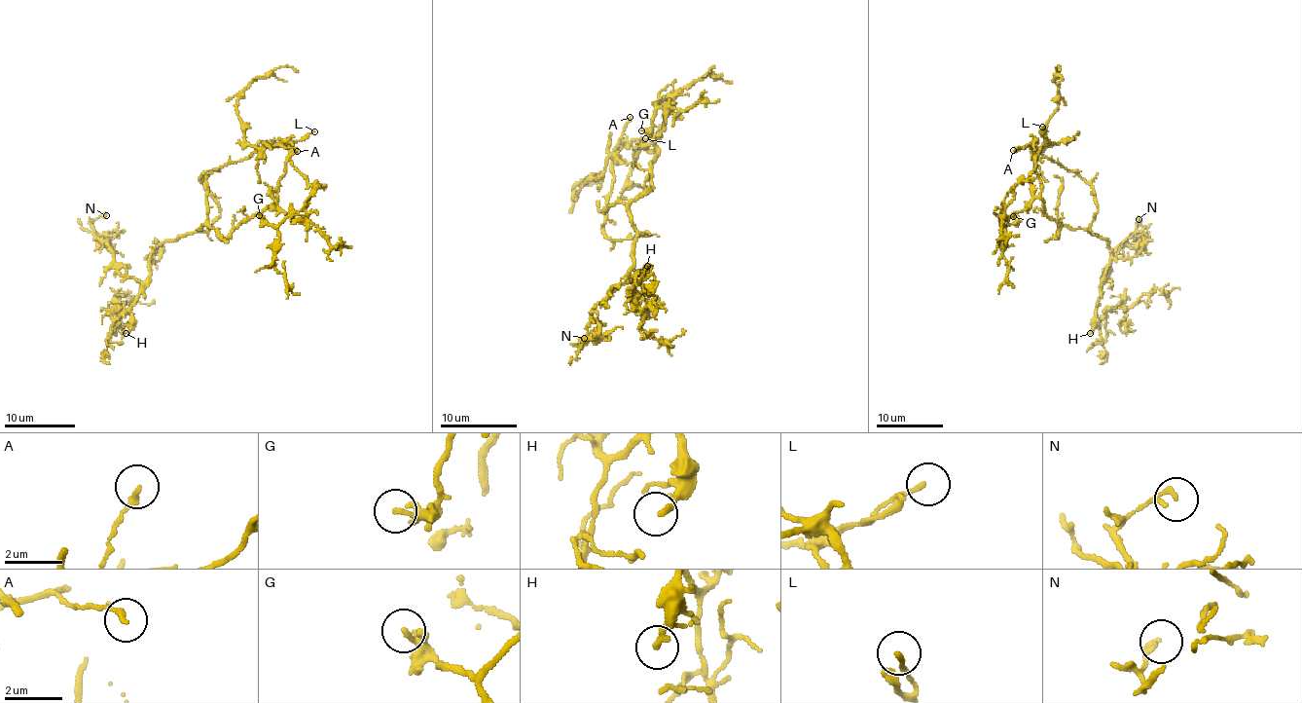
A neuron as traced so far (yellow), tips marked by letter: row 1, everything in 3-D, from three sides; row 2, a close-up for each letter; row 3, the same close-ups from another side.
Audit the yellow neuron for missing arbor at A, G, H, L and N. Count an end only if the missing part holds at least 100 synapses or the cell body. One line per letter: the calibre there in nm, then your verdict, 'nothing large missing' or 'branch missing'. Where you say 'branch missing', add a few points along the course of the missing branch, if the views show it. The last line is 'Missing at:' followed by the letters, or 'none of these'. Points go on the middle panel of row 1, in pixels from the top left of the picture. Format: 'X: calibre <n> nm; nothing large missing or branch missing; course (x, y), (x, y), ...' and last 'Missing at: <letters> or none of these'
A: calibre 180 nm; nothing large missing
G: calibre 260 nm; nothing large missing
H: calibre 200 nm; nothing large missing
L: calibre 110 nm; nothing large missing
N: calibre 150 nm; nothing large missing
Missing at: none of these

